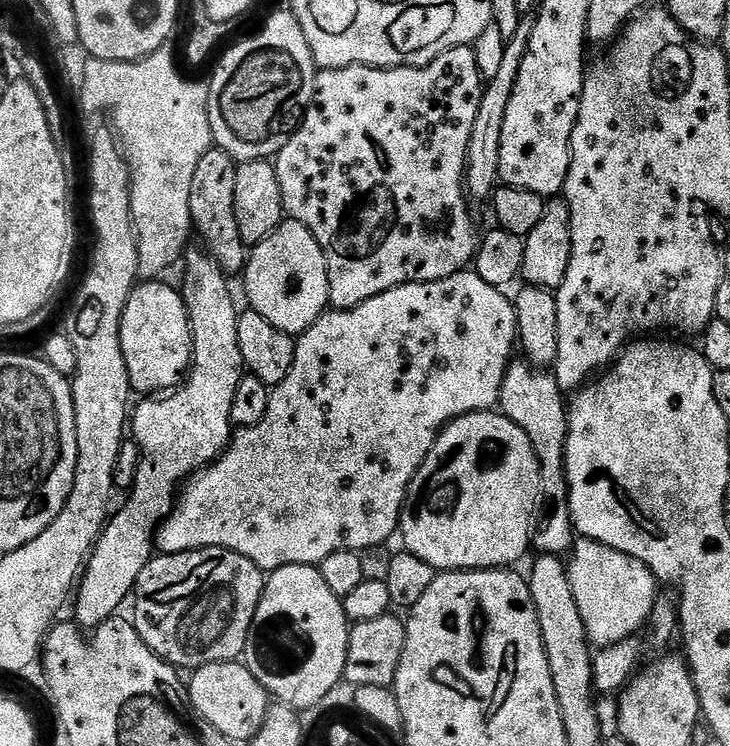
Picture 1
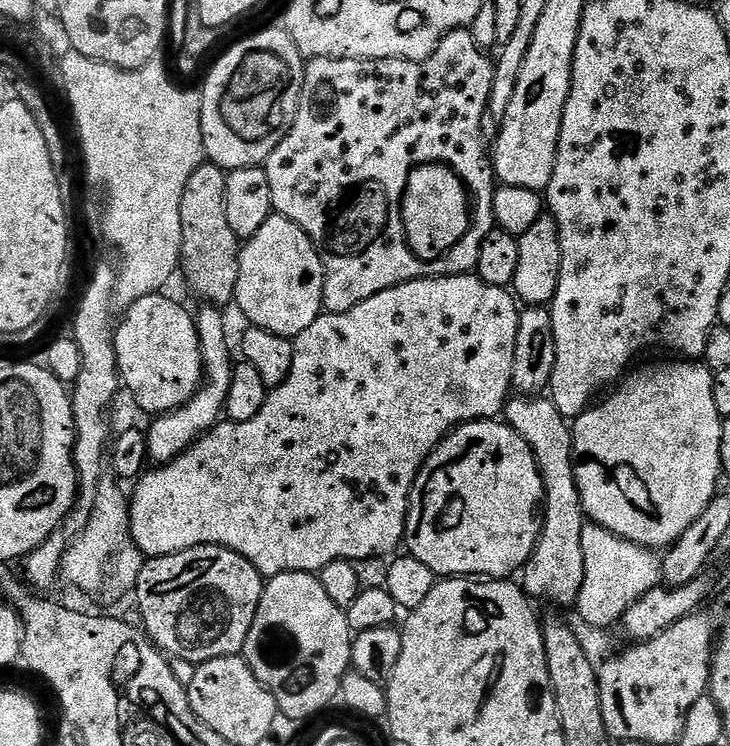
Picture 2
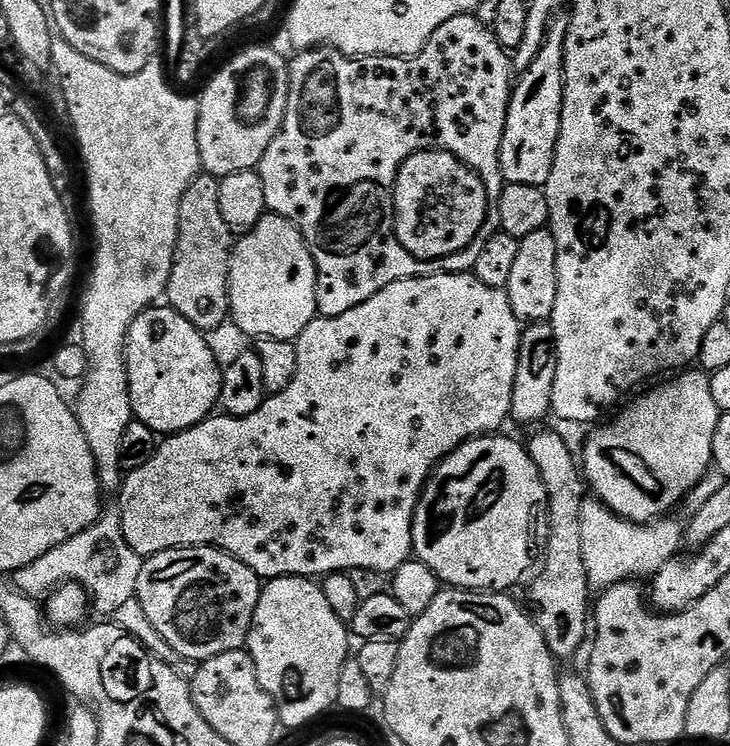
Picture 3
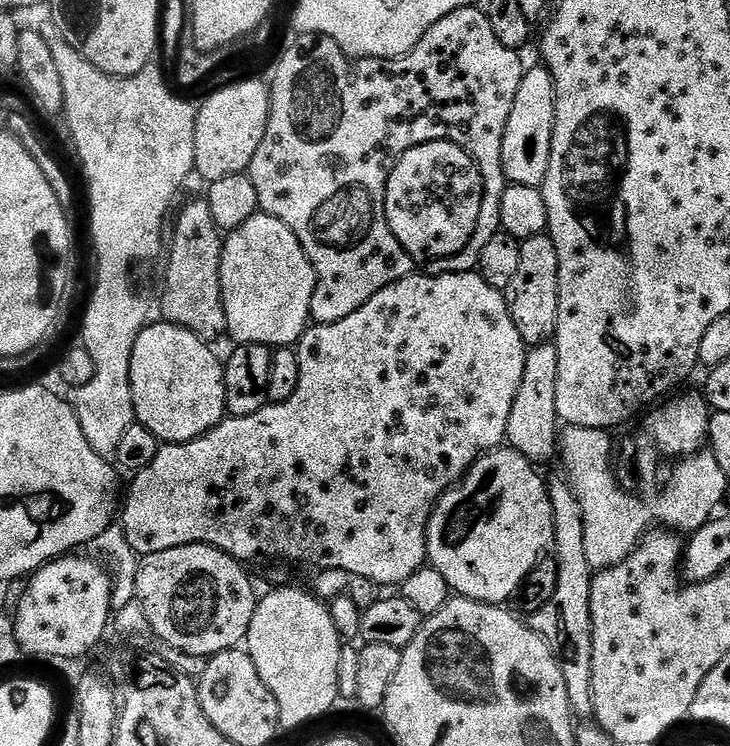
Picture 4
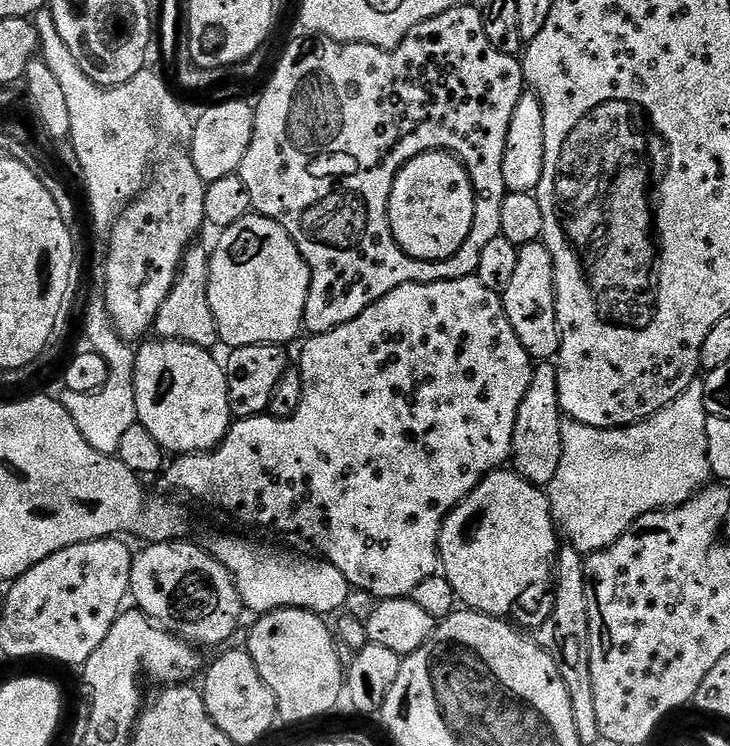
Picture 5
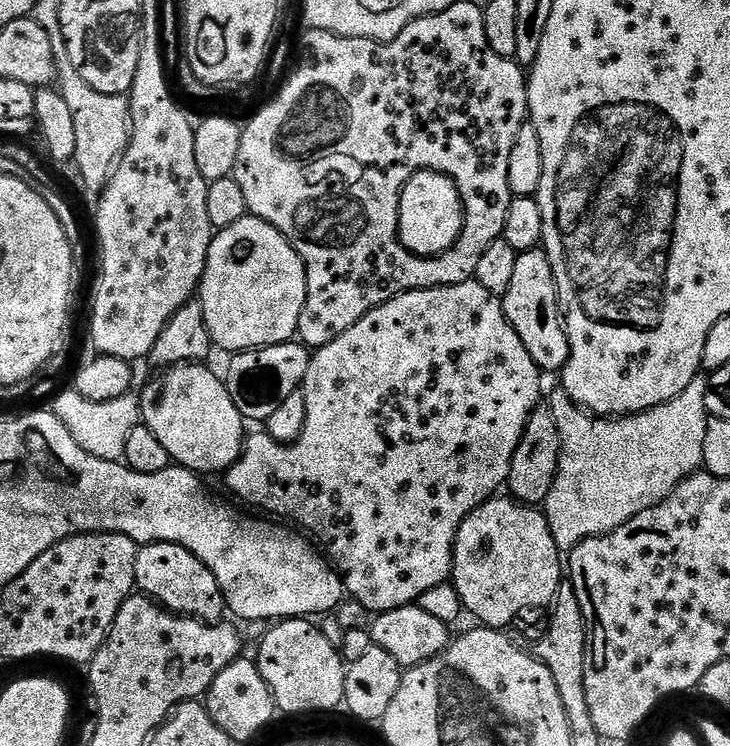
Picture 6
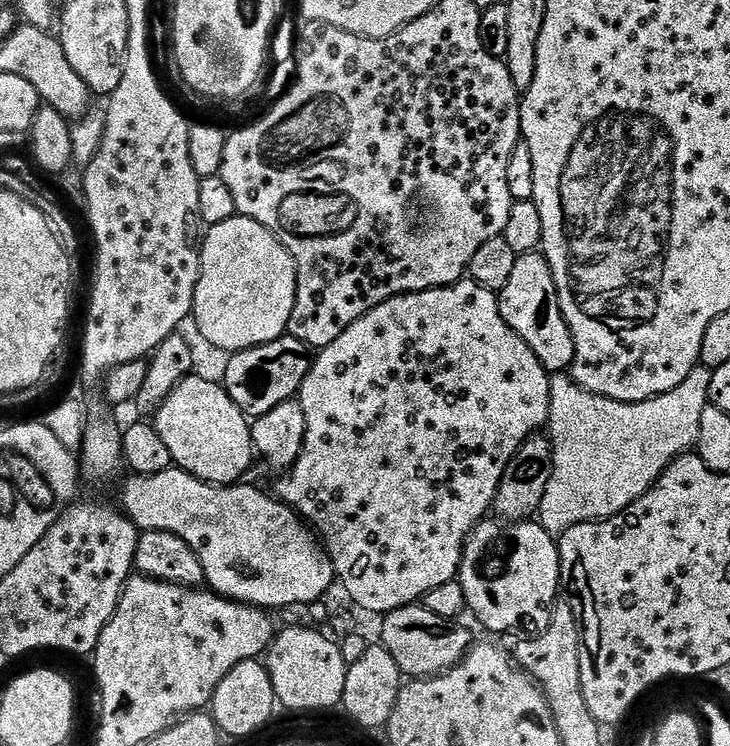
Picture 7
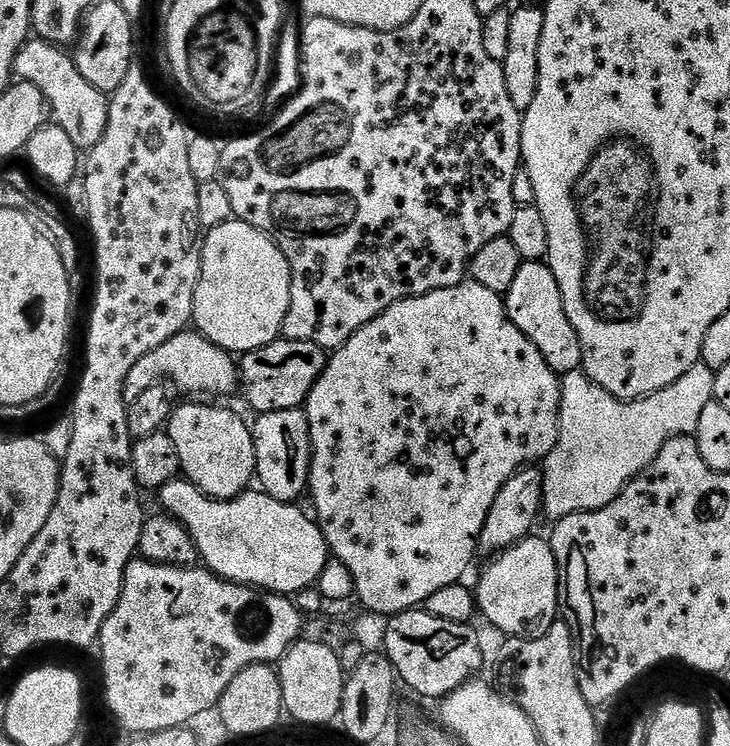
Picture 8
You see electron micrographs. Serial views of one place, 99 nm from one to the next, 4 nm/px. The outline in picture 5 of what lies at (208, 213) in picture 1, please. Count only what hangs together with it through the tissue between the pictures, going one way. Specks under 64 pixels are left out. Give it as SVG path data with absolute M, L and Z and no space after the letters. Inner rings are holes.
M193 246L184 255L174 286L170 290L170 294L166 294L166 302L162 302L162 306L158 310L154 332L159 339L185 340L188 344L209 350L217 347L220 335L214 318L214 310L210 310L210 298L208 297L210 290L209 259L210 252L207 247L204 249Z

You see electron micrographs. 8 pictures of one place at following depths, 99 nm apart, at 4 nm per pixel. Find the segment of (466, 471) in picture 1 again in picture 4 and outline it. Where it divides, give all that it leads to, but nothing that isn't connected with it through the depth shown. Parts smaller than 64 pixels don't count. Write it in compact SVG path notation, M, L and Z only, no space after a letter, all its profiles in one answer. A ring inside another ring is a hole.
M501 446L473 462L467 474L437 500L428 517L427 563L446 578L449 589L457 597L483 604L507 605L507 600L519 590L520 583L535 570L544 547L553 543L554 525L548 484L535 471L539 472L511 447Z

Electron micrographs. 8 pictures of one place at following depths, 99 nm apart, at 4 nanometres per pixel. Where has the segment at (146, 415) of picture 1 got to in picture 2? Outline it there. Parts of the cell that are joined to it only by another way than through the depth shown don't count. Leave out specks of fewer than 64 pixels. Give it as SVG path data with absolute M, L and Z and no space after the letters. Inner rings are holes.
M201 307L199 316L195 317L196 329L200 335L200 351L204 354L204 383L196 391L194 398L186 402L178 410L166 412L155 417L156 420L146 428L149 457L157 465L168 464L178 458L194 441L205 436L214 425L221 423L224 416L226 394L230 394L230 378L234 367L232 352L228 349L228 328L224 325L224 316L219 307Z

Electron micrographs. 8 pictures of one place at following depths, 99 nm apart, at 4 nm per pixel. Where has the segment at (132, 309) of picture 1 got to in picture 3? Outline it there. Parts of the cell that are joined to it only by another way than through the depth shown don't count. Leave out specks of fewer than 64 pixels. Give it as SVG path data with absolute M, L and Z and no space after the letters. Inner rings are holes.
M167 306L150 307L138 314L138 318L134 318L128 331L128 346L124 357L128 363L130 402L135 419L153 428L157 434L171 434L198 426L217 411L224 368L216 361L216 352L208 345L208 340L209 337L205 333L186 322L182 314Z

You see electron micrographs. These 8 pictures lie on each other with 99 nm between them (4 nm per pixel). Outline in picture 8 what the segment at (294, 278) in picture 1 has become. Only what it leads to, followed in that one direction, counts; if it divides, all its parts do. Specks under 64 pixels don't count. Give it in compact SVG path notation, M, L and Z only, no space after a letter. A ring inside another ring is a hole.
M233 218L217 228L207 229L200 250L202 270L192 303L192 319L195 331L214 342L226 352L243 354L281 339L284 319L290 310L290 286L292 271L290 262L280 247L262 230Z

